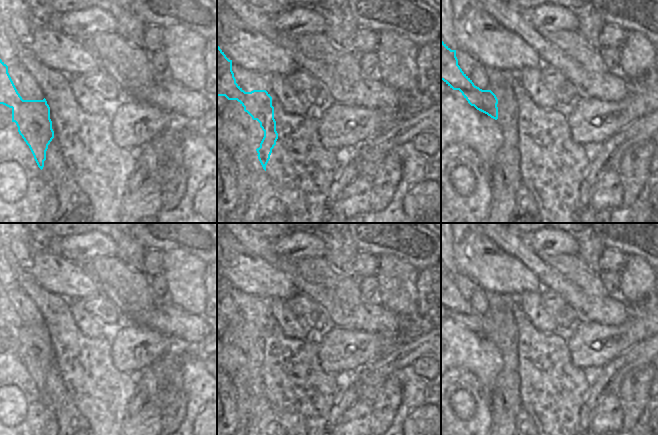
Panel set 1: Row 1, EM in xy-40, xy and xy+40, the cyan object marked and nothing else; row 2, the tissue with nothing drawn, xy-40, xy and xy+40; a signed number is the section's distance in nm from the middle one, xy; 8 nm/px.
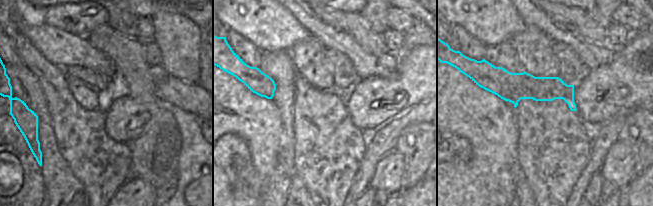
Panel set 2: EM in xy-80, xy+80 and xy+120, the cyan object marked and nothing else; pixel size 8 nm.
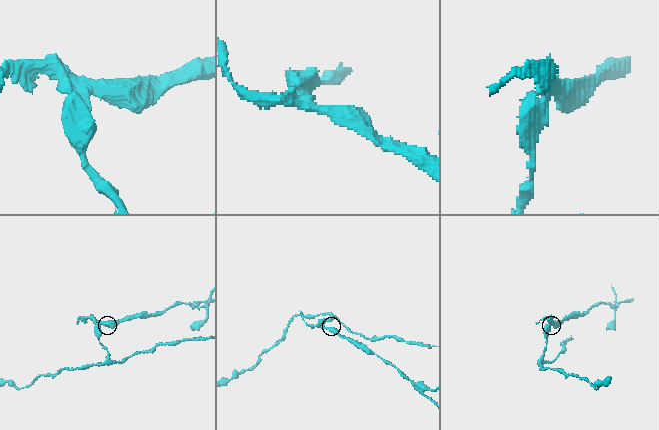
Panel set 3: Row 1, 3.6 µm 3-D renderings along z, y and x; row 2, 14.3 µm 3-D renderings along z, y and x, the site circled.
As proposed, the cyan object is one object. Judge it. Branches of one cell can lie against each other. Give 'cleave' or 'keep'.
cleave

